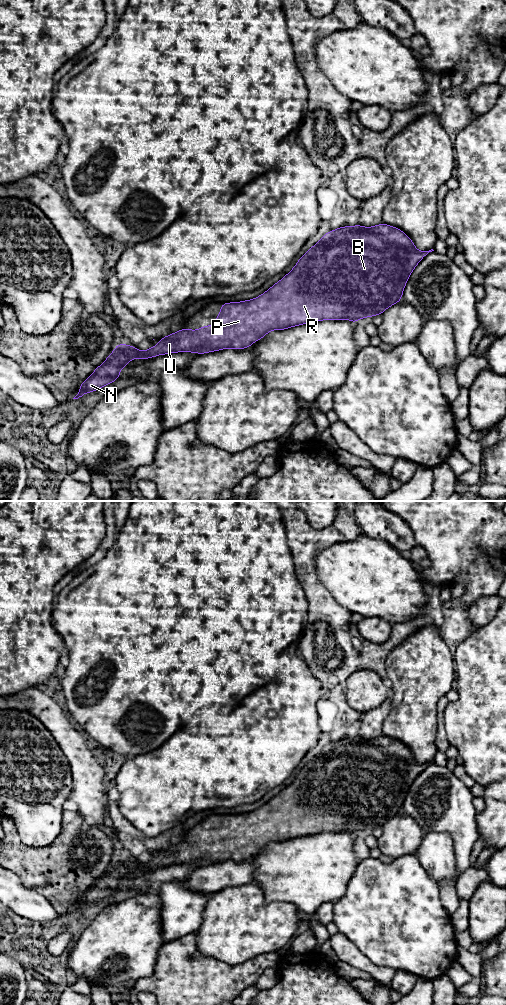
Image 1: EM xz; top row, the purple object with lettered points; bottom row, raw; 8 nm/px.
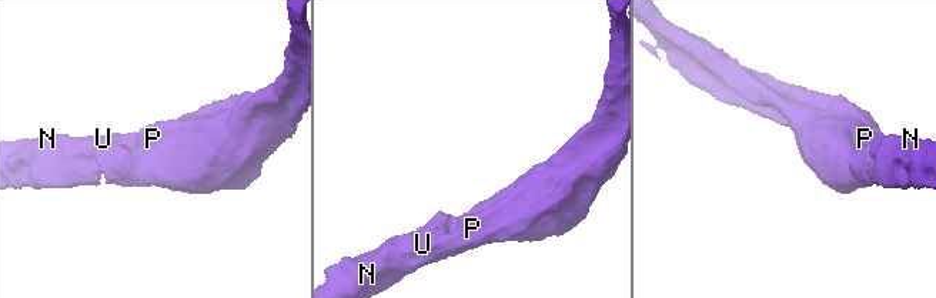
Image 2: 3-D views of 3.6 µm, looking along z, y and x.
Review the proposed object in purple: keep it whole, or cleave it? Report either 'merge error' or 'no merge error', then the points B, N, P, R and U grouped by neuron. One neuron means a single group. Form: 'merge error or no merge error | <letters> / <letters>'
no merge error | B N P R U

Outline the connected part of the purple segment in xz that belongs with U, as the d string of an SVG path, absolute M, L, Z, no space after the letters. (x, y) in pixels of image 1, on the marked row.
M384 223L373 227L343 226L325 233L320 241L299 258L293 269L260 296L241 302L221 303L214 325L192 331L180 329L162 338L160 344L146 351L118 343L113 352L81 383L73 399L97 391L120 378L120 369L131 359L139 361L158 355L178 352L205 354L222 349L249 348L272 330L322 320L348 319L357 324L361 318L382 315L390 306L402 300L405 285L417 264L434 251L418 251L402 230Z

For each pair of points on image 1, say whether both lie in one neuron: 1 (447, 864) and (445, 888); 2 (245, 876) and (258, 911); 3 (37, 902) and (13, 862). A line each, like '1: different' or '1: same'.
1: different
2: different
3: different

